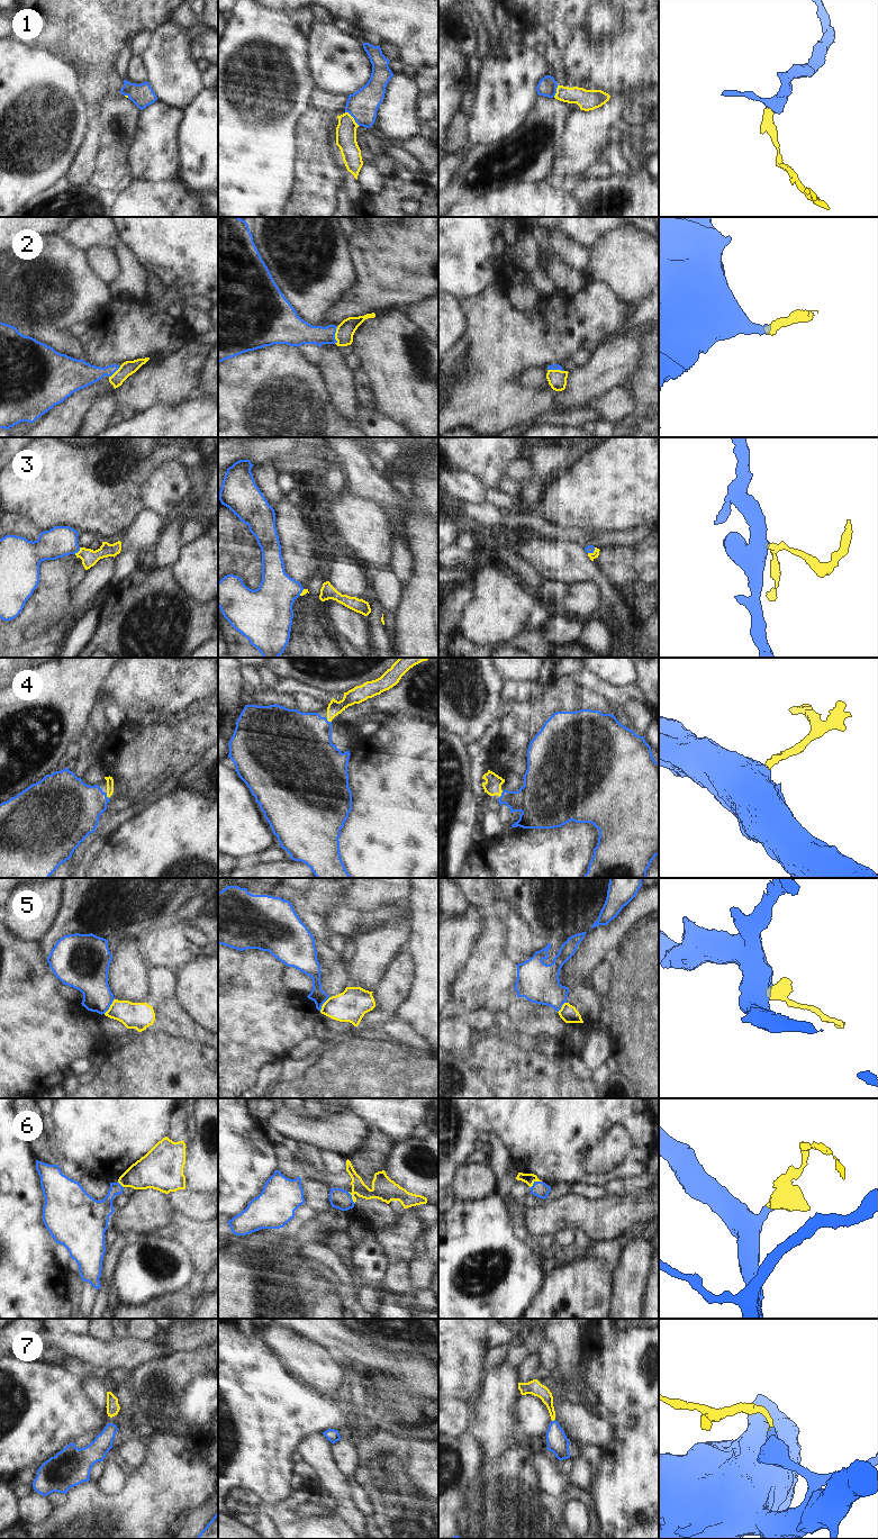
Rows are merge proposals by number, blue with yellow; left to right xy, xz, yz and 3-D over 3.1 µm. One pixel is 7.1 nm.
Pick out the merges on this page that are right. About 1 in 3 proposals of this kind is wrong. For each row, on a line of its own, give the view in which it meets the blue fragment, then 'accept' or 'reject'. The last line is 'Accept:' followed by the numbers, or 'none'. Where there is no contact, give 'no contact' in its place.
1: contact in xz; accept
2: contact in xz; accept
3: contact in xy; accept
4: contact in xz; accept
5: contact in xy; reject
6: contact in yz; accept
7: contact in yz; accept
Accept: 1, 2, 3, 4, 6, 7

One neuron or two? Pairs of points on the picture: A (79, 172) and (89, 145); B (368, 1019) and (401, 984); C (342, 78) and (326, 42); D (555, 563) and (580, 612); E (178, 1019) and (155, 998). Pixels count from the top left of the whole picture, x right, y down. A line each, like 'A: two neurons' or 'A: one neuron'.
A: one neuron
B: one neuron
C: one neuron
D: two neurons
E: two neurons

